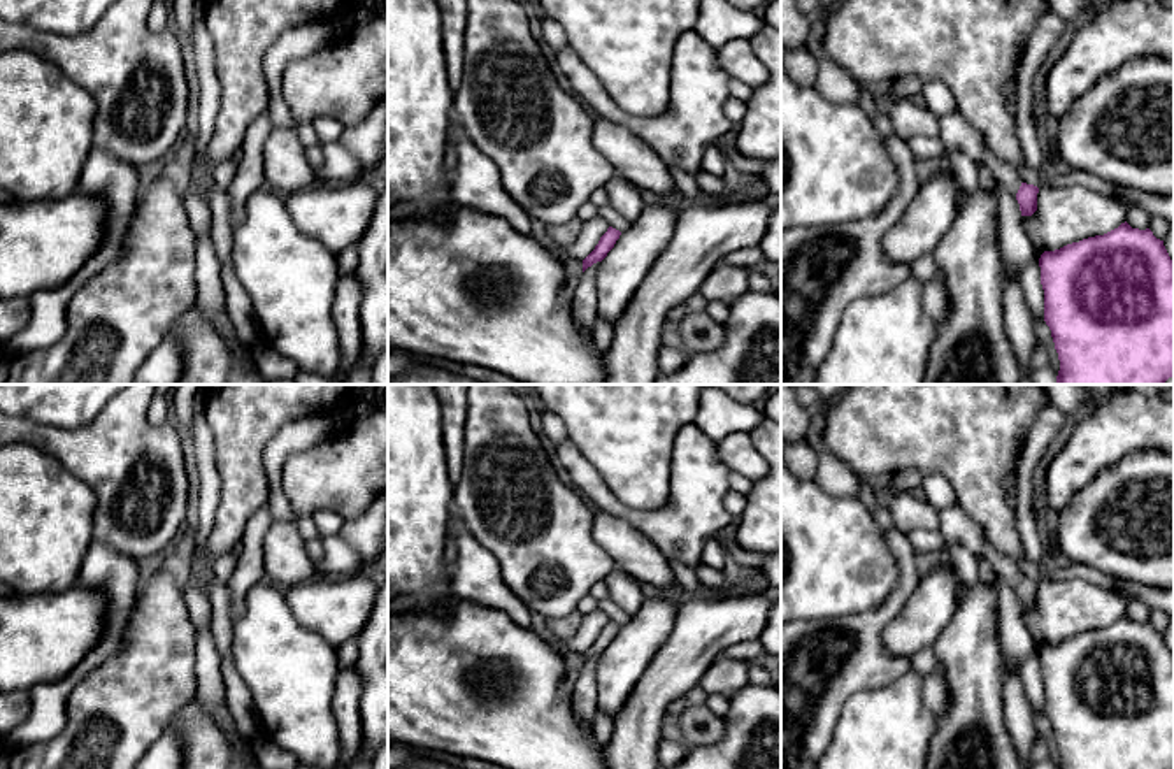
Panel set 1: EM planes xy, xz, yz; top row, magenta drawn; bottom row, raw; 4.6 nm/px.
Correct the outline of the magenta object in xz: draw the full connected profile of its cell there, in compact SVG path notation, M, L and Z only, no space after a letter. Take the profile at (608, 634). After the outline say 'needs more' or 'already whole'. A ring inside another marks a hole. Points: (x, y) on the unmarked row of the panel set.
M609 620L607 625L600 630L595 643L583 653L583 665L593 657L602 655L607 650L607 646L614 641L619 629L619 623Z | already whole

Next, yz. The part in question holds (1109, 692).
M1125 614L1104 629L1088 630L1055 644L1044 644L1039 651L1039 660L1044 683L1044 715L1051 723L1060 753L1058 769L1174 769L1174 655L1163 634L1156 632L1149 622L1132 622Z | already whole

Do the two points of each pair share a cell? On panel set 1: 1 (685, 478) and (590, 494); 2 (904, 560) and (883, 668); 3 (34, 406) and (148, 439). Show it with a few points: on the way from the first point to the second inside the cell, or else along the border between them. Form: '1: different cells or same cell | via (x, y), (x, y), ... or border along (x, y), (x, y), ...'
1: same cell | via (672, 504), (660, 517), (632, 517), (616, 508)
2: same cell | via (904, 587), (894, 604), (873, 625), (873, 641)
3: different cells | border along (107, 402), (88, 422), (48, 425)

